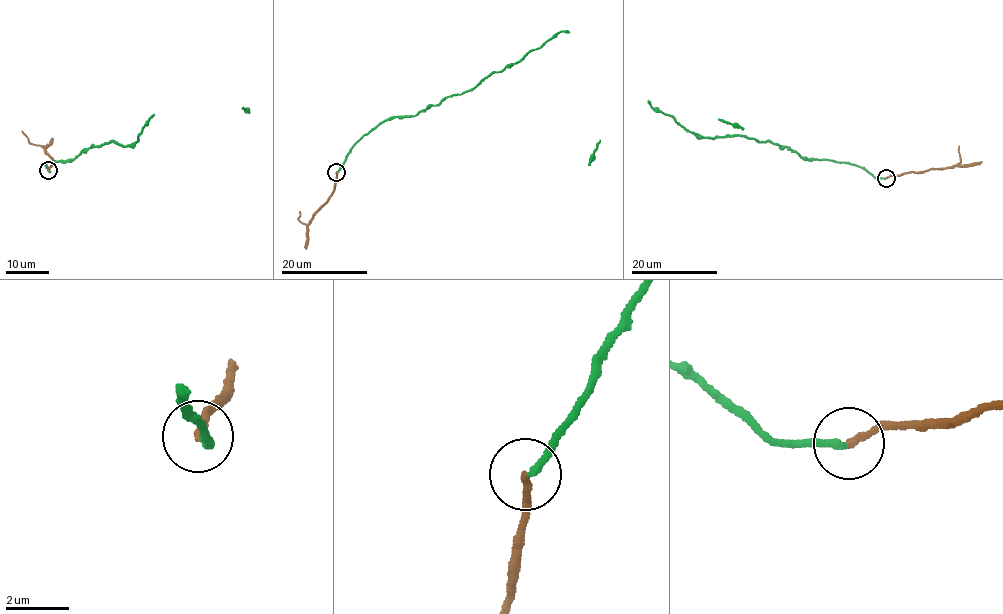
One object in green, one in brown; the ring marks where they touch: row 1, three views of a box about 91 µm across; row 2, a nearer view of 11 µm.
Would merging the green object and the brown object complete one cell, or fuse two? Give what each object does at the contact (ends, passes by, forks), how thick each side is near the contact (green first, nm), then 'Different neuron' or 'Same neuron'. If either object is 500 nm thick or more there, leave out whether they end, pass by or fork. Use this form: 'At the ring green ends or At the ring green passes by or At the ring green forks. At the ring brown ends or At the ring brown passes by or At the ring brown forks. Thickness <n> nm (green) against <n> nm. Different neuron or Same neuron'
At the ring green ends. At the ring brown ends. Thickness 240 nm (green) against 220 nm. Different neuron

